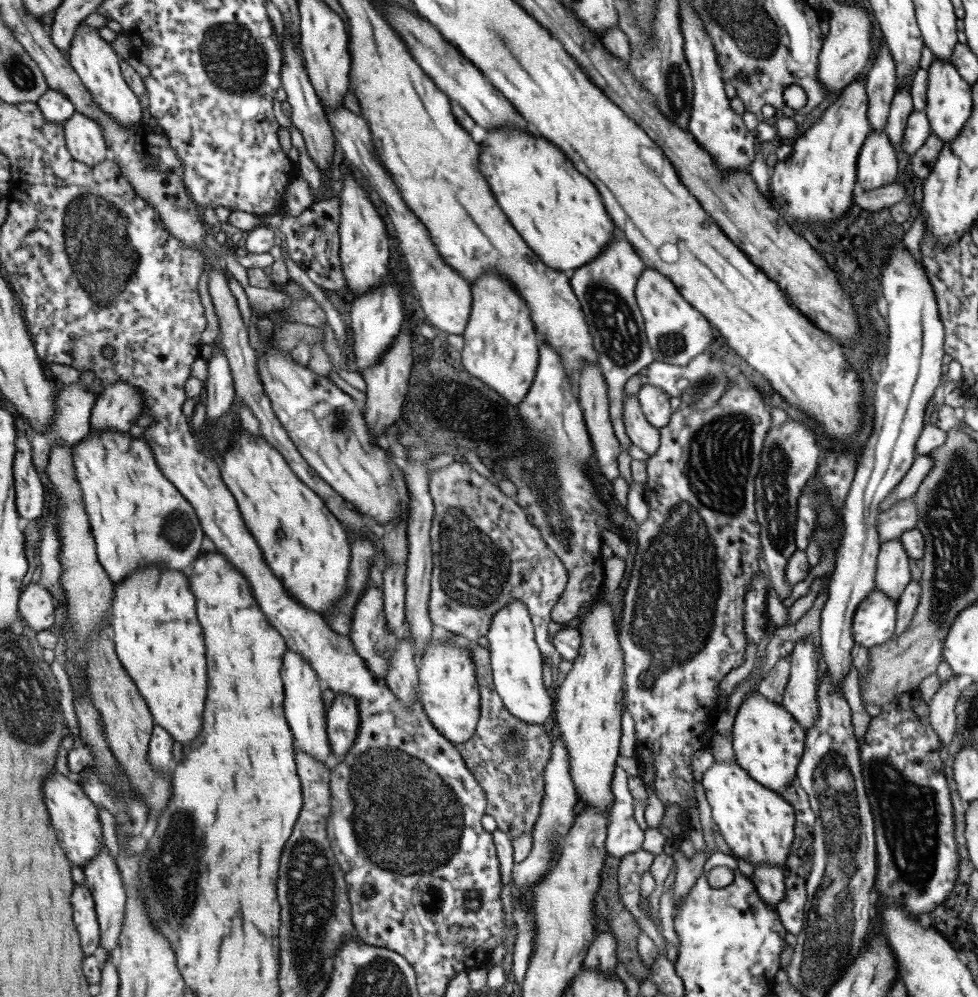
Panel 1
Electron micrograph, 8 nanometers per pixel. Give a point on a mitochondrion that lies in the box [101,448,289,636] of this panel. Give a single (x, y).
(178, 528)

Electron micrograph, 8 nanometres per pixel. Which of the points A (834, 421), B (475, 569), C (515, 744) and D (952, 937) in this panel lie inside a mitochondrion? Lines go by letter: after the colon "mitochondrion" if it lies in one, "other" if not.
A: other
B: mitochondrion
C: mitochondrion
D: other

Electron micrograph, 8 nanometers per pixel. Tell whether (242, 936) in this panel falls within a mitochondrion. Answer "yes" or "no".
no

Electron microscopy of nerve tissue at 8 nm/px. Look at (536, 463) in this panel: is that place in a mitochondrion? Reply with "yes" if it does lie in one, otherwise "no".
yes

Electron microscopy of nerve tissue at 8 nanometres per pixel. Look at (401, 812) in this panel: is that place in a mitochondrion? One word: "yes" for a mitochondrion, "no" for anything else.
yes

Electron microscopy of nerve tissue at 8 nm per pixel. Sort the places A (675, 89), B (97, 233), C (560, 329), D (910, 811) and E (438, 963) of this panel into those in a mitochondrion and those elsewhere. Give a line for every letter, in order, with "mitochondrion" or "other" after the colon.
A: mitochondrion
B: mitochondrion
C: other
D: mitochondrion
E: other

